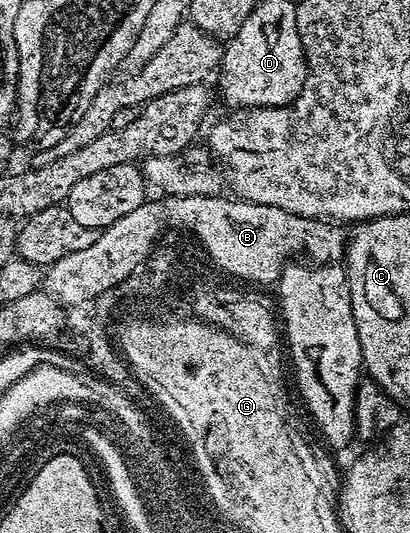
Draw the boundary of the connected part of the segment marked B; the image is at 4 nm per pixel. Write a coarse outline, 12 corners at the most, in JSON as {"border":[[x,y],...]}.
{"border":[[204,193],[146,199],[46,269],[92,303],[185,229],[237,282],[331,265],[331,220]]}

